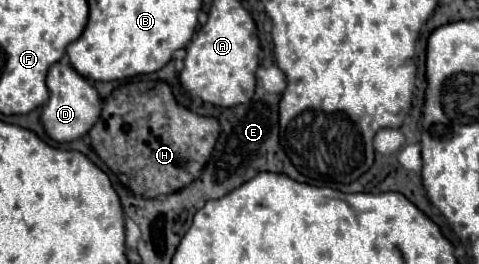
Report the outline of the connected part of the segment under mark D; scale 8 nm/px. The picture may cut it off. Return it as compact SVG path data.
M59 61L49 69L47 89L49 89L49 101L43 105L41 125L53 141L71 143L71 141L83 137L99 119L101 99L99 99L95 87L87 79L83 79L71 65L67 65L67 61Z

